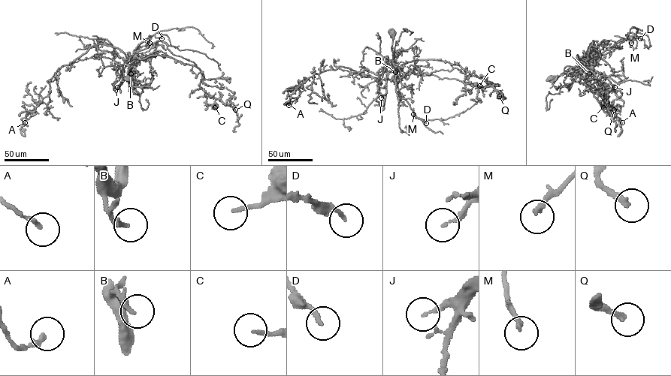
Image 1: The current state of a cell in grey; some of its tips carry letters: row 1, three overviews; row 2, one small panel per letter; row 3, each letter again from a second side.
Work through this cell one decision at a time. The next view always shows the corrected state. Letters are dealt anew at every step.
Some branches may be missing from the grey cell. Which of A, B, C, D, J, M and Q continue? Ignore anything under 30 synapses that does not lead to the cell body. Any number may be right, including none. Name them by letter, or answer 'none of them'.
B, D, Q

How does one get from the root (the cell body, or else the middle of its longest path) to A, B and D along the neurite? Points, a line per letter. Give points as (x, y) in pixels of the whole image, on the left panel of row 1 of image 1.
A: (128, 78), (129, 67), (116, 63), (107, 51), (63, 65), (49, 80), (48, 94), (22, 118), (25, 122)
B: (128, 78), (129, 67), (131, 73)
D: (128, 78), (127, 71), (129, 67), (131, 70), (133, 51), (137, 46), (155, 34), (155, 37), (161, 38)

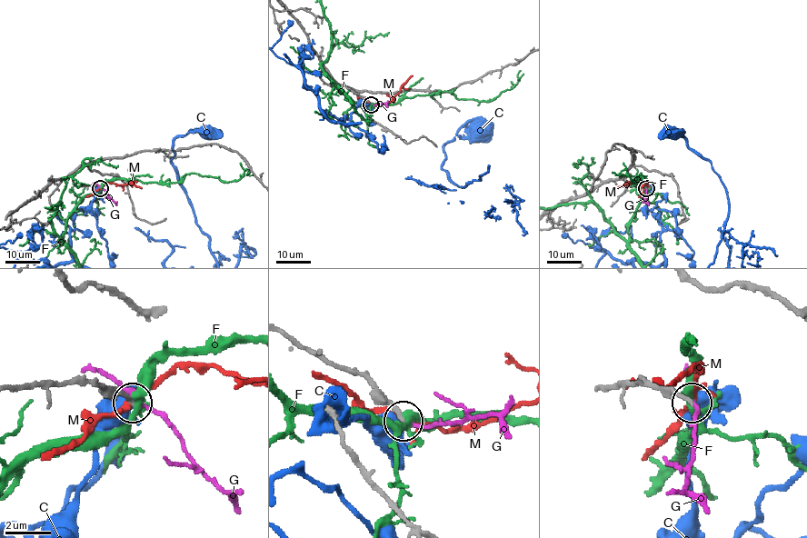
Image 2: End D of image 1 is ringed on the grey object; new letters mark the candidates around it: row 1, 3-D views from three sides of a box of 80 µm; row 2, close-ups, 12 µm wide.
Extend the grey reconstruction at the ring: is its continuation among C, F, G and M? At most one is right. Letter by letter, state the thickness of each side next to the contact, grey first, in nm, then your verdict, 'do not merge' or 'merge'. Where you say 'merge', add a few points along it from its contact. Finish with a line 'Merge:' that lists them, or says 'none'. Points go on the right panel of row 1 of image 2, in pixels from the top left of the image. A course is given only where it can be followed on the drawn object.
C: calibres 180 and 550 nm; do not merge
F: calibres 190 and 300 nm; do not merge
G: calibres 220 and 260 nm; do not merge
M: calibres 190 and 200 nm; do not merge
Merge: none

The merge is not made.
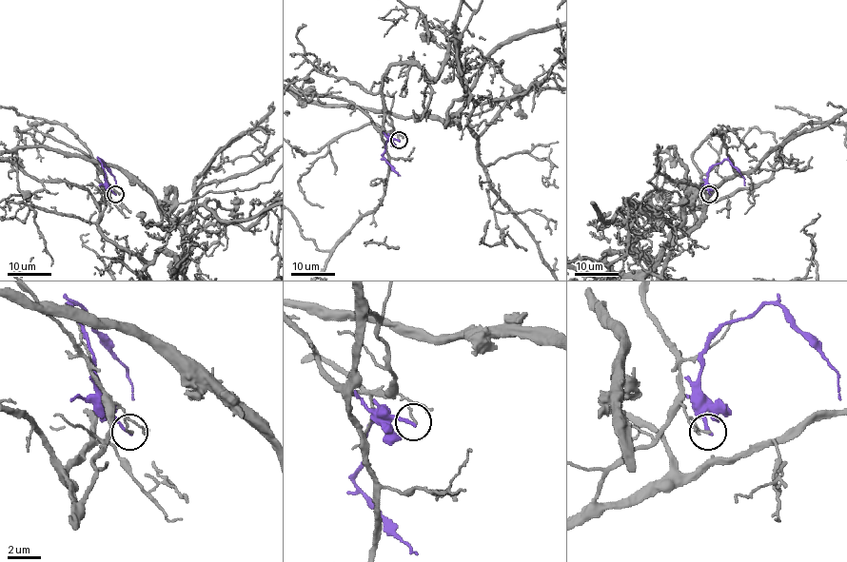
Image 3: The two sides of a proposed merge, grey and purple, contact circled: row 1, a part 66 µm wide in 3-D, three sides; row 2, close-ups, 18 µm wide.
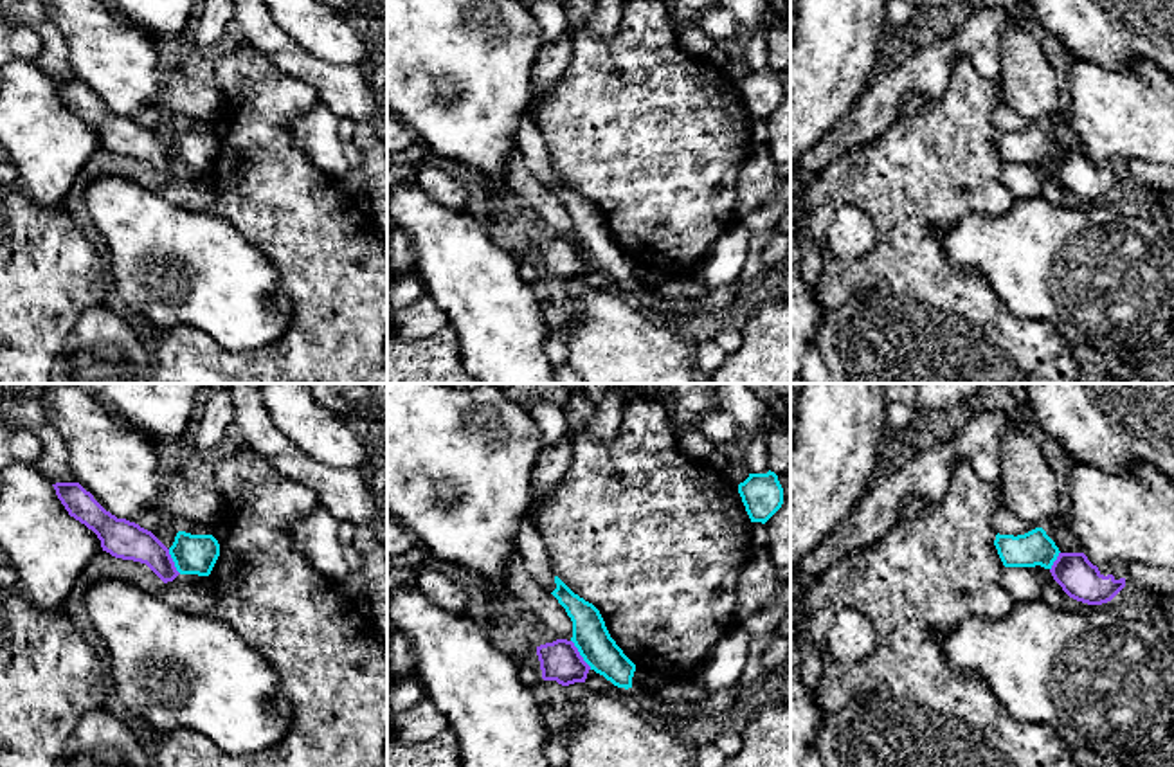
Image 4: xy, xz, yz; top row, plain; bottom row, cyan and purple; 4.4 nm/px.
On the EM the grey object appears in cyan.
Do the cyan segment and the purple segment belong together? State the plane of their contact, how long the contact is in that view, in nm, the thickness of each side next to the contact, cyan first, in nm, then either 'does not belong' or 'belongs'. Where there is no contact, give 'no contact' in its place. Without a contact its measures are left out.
meets cyan in xz; contact 160 nm long; 160 nm thick on the cyan side, 180 nm on the other; does not belong

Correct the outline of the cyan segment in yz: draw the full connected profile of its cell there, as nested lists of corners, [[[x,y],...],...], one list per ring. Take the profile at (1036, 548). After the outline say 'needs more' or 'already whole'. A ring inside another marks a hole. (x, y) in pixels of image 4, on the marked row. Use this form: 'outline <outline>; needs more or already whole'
outline [[[1043,528],[1025,535],[996,535],[994,546],[1005,567],[1035,567],[1052,569],[1059,556],[1059,547]]]; already whole

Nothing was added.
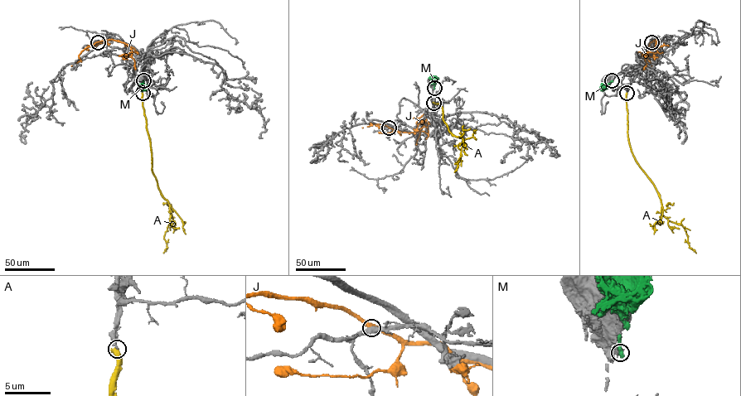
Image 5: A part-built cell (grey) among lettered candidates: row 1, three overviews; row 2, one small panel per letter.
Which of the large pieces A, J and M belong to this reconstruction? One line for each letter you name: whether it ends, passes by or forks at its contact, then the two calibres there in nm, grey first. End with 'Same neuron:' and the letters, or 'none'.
A: it ends; calibres 200 and 600 nm
Same neuron: A

